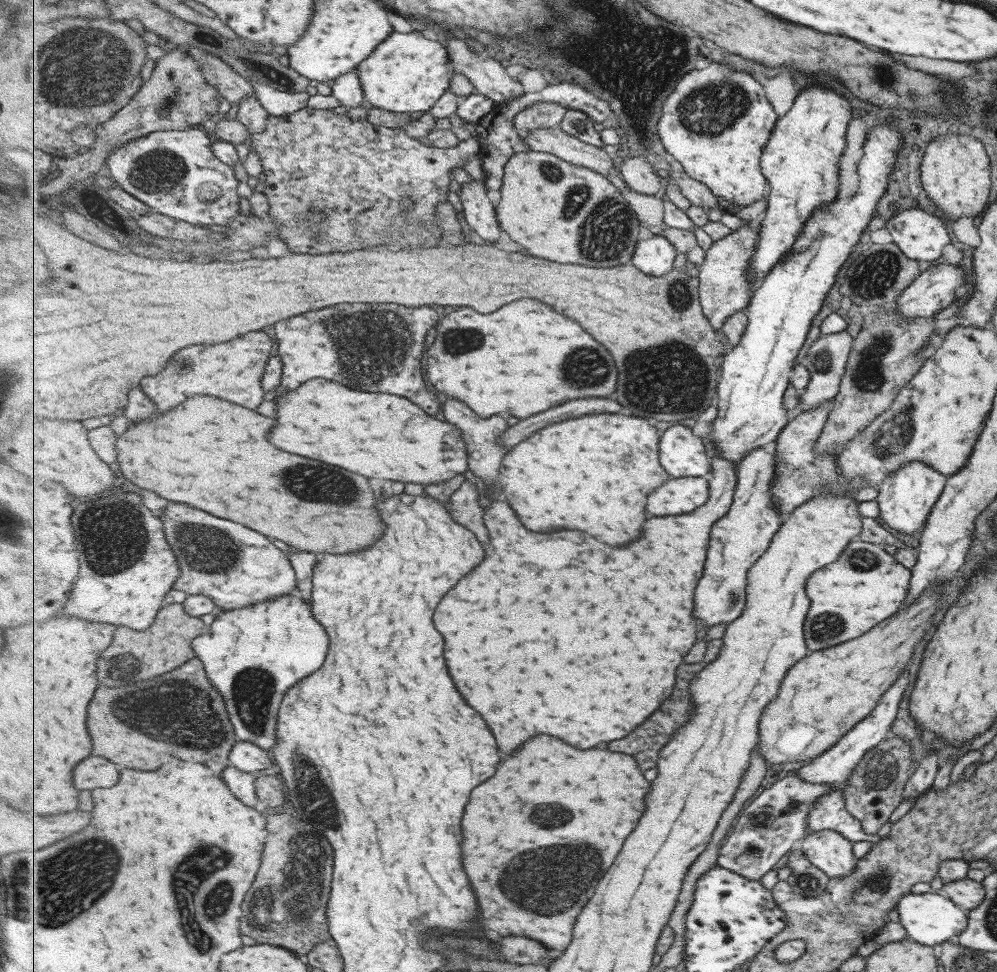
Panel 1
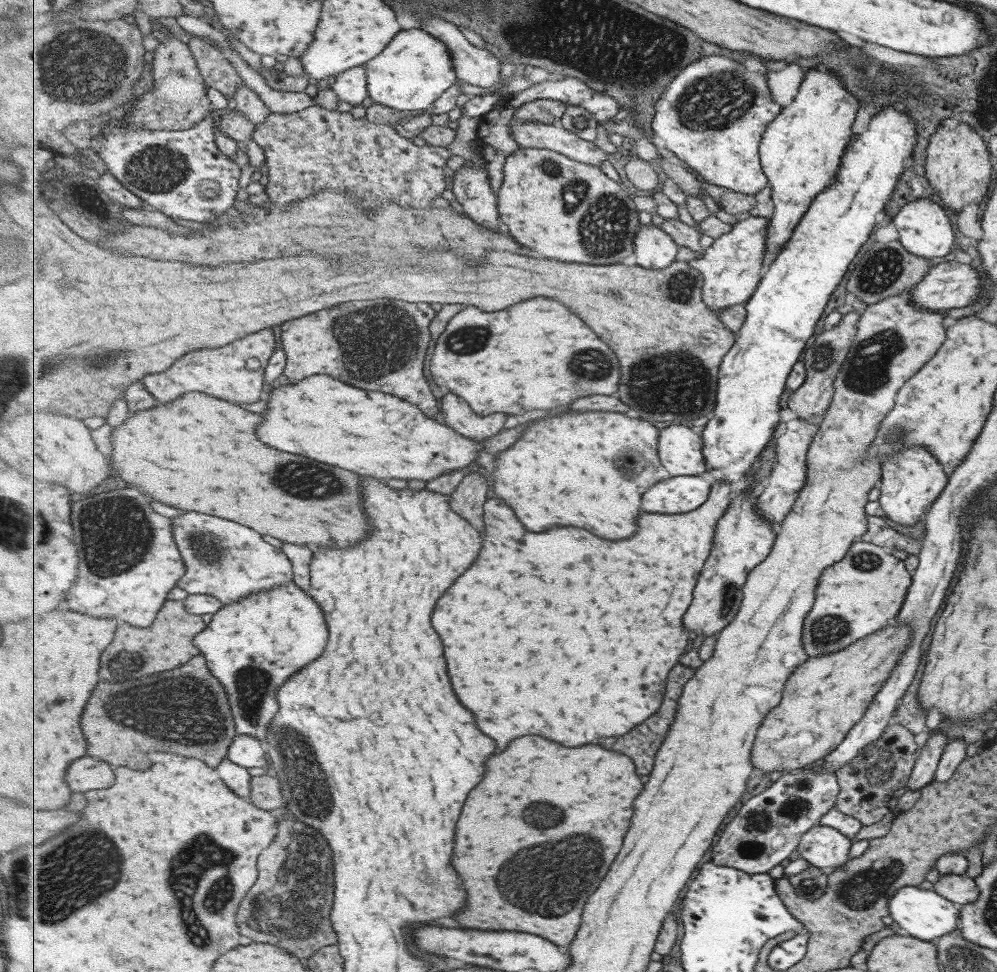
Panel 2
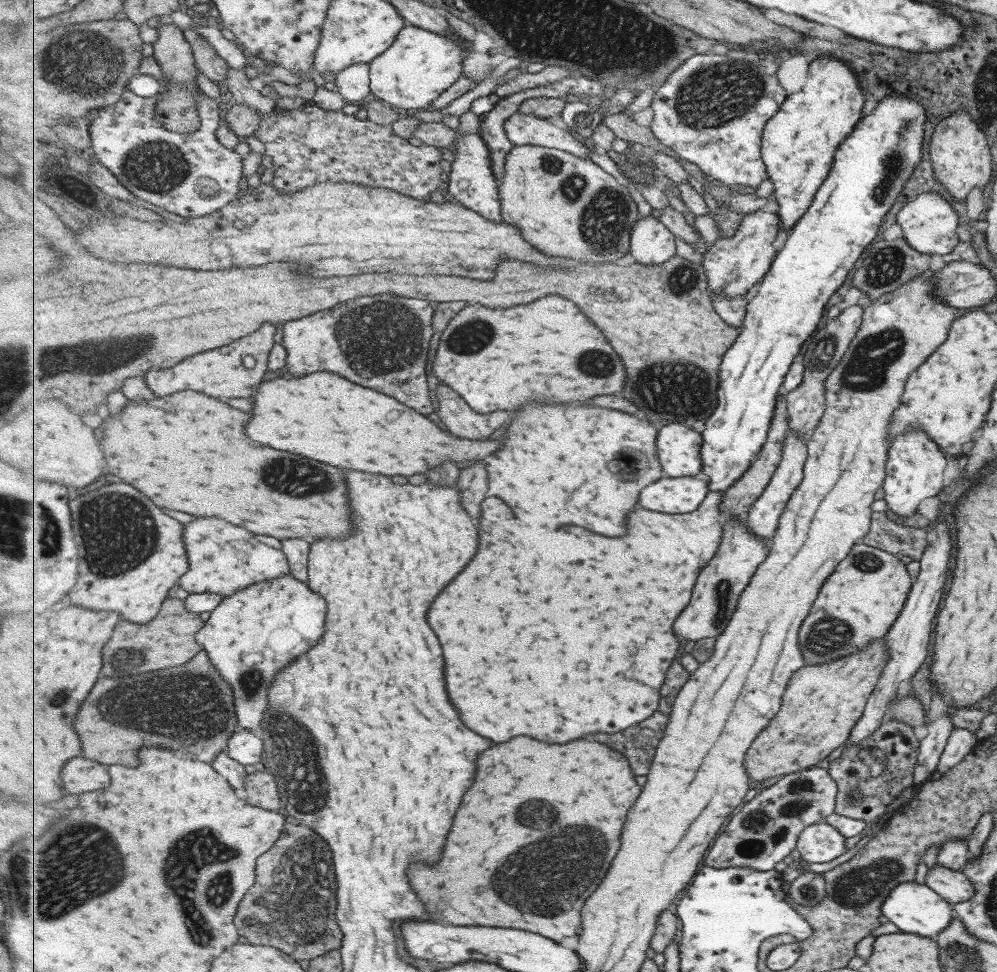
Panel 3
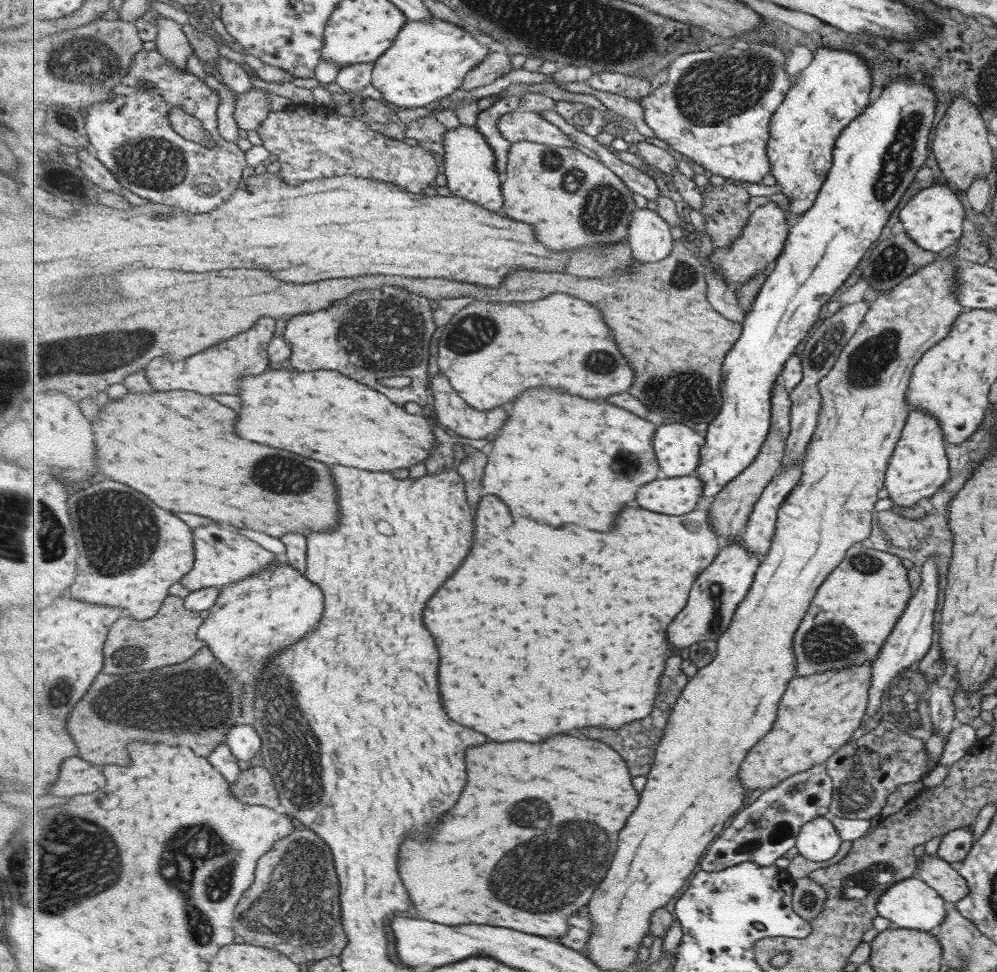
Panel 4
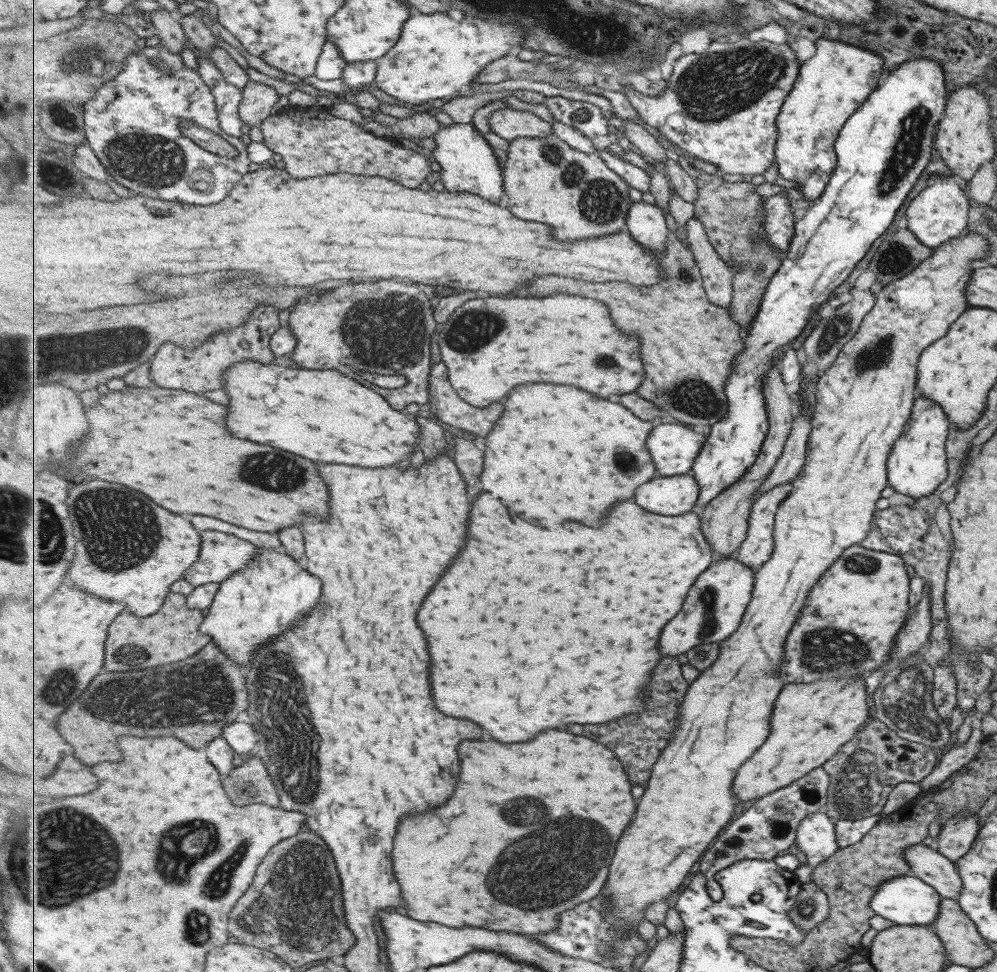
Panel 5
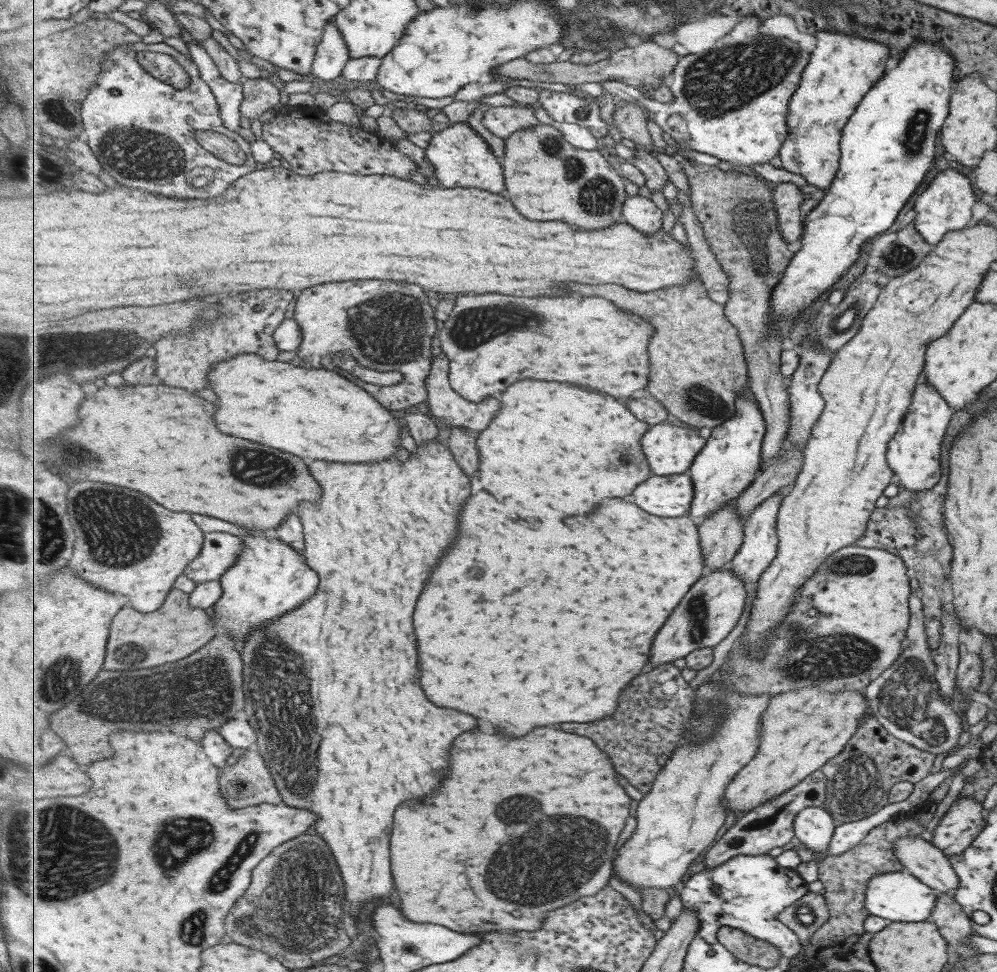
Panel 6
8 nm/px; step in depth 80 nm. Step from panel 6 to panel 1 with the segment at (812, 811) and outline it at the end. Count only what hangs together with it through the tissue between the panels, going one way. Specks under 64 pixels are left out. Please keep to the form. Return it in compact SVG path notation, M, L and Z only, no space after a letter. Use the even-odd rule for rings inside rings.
M823 830L809 834L801 839L796 847L805 859L821 870L827 878L845 878L855 868L852 843L837 832Z

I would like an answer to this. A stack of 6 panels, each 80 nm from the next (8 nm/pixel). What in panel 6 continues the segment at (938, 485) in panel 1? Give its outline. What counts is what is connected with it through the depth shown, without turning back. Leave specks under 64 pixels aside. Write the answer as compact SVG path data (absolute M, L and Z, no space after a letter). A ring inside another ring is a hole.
M923 376L915 384L906 409L907 412L902 418L900 427L887 441L886 462L889 470L893 471L893 483L907 490L919 492L931 488L941 476L939 450L941 450L941 440L943 440L943 434L951 420L953 410L943 398L939 398L939 394L933 388L929 388Z

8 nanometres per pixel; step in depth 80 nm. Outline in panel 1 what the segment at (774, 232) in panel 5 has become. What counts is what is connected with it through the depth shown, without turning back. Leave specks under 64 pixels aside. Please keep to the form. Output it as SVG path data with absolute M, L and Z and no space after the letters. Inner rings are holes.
M744 222L736 231L716 240L706 251L706 259L694 268L700 278L700 300L704 313L715 330L722 330L726 321L736 312L747 310L753 298L754 278L750 275L750 264L758 250L761 224L751 228Z

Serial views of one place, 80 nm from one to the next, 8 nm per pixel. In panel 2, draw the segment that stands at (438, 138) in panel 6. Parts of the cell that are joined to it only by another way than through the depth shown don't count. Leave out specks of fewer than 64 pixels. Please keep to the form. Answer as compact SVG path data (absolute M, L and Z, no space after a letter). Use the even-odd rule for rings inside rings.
M482 146L475 151L482 159L478 167L463 166L452 174L452 192L473 220L479 224L497 230L499 228L499 203L491 184L490 173L486 169L485 156Z

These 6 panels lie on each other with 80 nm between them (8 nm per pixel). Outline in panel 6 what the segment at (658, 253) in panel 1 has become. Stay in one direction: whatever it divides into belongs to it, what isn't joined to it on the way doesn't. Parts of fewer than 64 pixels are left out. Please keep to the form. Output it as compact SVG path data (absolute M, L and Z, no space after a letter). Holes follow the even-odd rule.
M628 196L623 212L626 221L638 231L648 235L662 231L663 211L659 210L657 204L647 196Z

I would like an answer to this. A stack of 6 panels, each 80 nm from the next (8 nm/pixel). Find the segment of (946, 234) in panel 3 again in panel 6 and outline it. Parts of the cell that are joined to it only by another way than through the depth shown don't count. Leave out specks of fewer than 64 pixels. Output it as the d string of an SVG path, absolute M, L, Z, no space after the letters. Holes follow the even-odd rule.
M946 168L936 174L927 187L915 199L915 217L912 222L915 230L925 239L927 244L937 244L939 239L949 231L958 231L965 227L971 218L971 206L977 198L973 194L973 187L967 175L953 168Z

